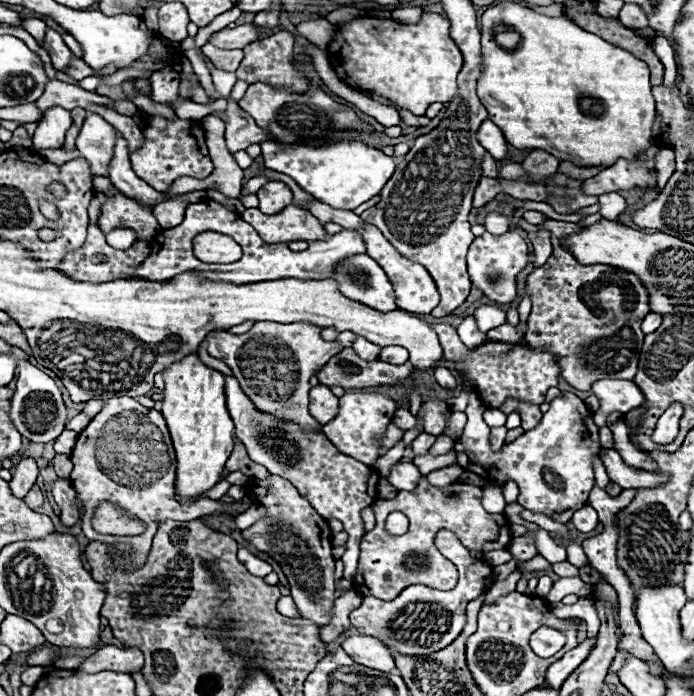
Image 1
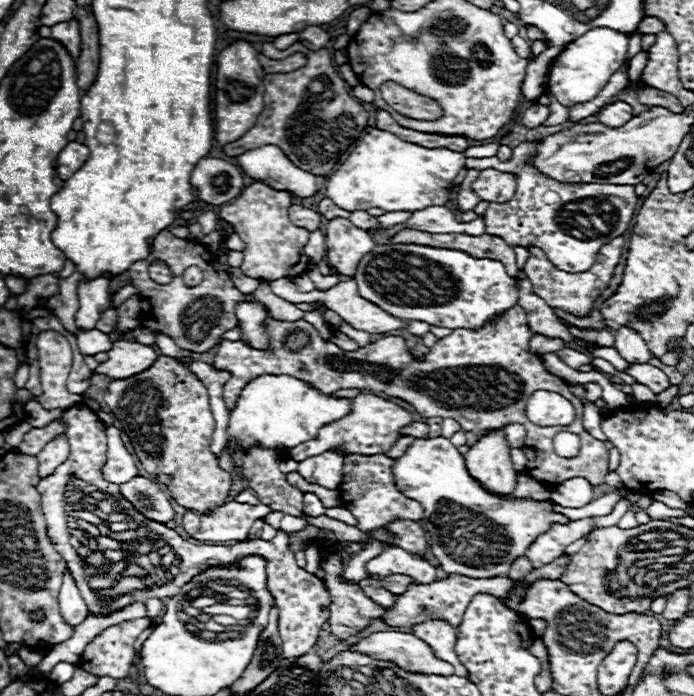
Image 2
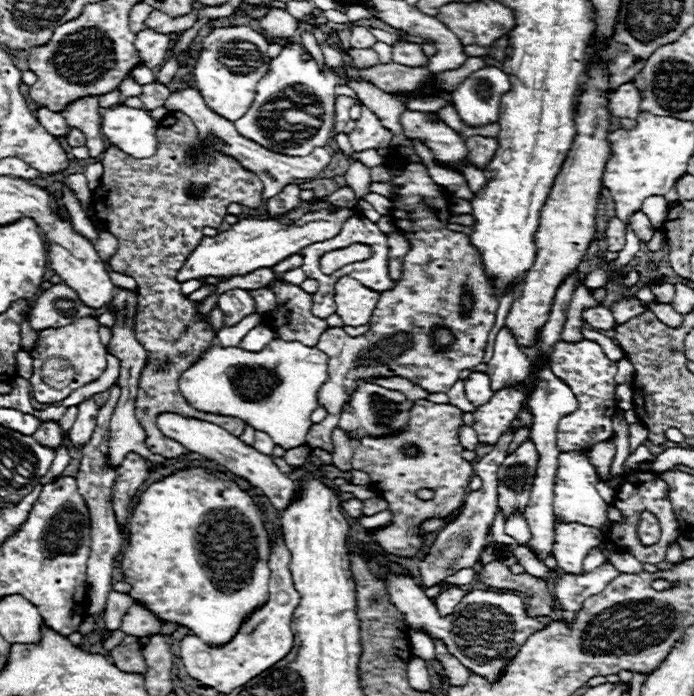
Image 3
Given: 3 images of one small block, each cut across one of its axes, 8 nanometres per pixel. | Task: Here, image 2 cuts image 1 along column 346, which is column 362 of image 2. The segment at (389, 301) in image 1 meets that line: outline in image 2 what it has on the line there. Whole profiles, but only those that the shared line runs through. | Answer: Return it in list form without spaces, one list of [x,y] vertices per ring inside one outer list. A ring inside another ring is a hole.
[[[376,244],[374,250],[358,262],[354,280],[358,284],[358,294],[388,314],[444,328],[482,326],[490,314],[518,304],[516,278],[506,274],[502,262],[472,258],[460,250],[418,244]]]

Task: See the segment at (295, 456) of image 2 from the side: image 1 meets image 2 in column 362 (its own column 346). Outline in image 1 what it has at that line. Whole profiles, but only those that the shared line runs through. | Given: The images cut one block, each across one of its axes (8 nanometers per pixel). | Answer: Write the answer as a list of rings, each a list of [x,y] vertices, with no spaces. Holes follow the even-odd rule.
[[[344,394],[340,396],[338,416],[322,426],[322,434],[330,442],[334,442],[334,446],[342,454],[358,458],[360,462],[366,462],[368,466],[372,466],[378,458],[376,440],[386,432],[386,426],[392,422],[394,412],[396,412],[394,402],[382,394]]]

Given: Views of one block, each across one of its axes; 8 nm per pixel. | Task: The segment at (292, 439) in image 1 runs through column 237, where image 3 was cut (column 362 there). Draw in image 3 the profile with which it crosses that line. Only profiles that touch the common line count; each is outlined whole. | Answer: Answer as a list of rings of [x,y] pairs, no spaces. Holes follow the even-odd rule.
[[[360,380],[348,402],[344,404],[340,412],[338,426],[344,432],[352,432],[356,438],[364,438],[366,434],[390,434],[390,430],[400,430],[408,422],[408,412],[414,402],[410,402],[402,392],[386,390],[378,384]]]

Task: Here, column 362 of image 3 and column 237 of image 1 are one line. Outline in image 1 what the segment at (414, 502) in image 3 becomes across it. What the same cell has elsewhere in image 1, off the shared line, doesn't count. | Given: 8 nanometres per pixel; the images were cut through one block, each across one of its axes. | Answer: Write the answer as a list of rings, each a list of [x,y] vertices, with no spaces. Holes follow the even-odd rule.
[[[234,438],[234,450],[226,462],[226,472],[242,472],[248,480],[244,490],[252,494],[252,498],[266,508],[266,516],[242,530],[242,538],[250,542],[260,552],[274,554],[274,560],[282,566],[292,598],[298,606],[302,618],[324,626],[330,622],[332,606],[334,606],[334,558],[332,558],[332,530],[328,520],[324,520],[310,502],[298,494],[296,486],[286,478],[272,476],[264,466],[252,462],[246,454],[246,448],[238,438]]]

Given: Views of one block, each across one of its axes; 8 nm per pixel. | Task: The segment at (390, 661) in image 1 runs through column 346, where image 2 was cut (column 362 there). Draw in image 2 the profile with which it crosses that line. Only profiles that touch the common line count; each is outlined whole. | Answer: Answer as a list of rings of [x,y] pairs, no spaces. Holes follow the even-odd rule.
[[[374,632],[368,638],[362,638],[358,644],[350,646],[350,650],[368,654],[376,660],[394,662],[406,672],[442,674],[442,676],[454,674],[452,664],[434,658],[426,642],[406,632]]]

